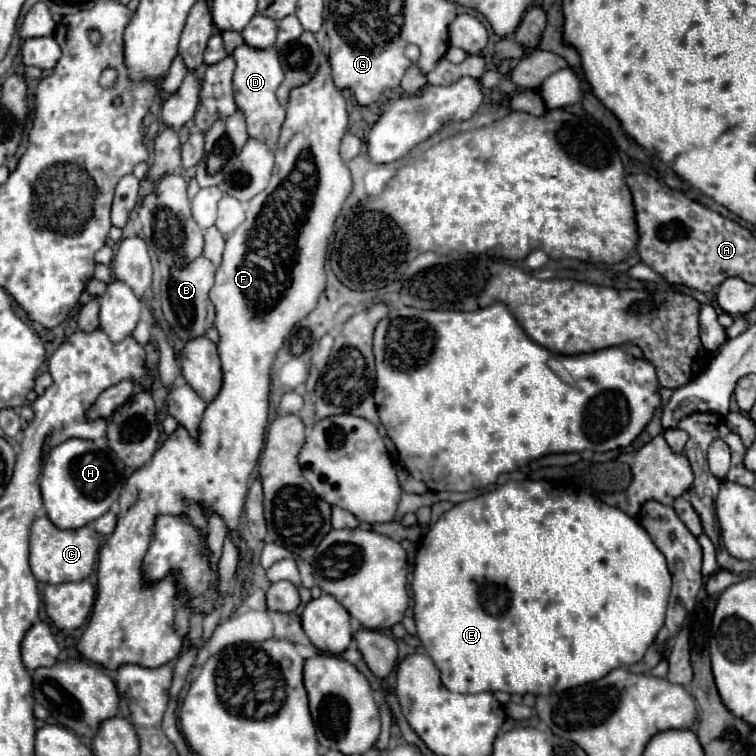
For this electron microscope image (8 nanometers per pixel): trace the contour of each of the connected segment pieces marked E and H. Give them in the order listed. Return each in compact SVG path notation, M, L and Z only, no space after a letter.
M542 480L506 482L492 492L480 494L474 500L456 504L452 510L430 528L430 532L418 544L418 556L414 566L414 622L418 638L434 660L442 674L442 684L452 692L476 694L476 692L508 692L508 694L558 694L582 684L604 678L610 670L636 664L644 658L648 646L654 642L658 630L664 624L664 614L670 596L670 572L666 558L654 546L652 538L638 526L634 518L606 502L582 492L560 492L554 484Z
M70 438L48 452L48 458L40 476L40 492L50 522L60 530L82 528L110 510L118 500L122 476L104 450L96 450L94 442Z

